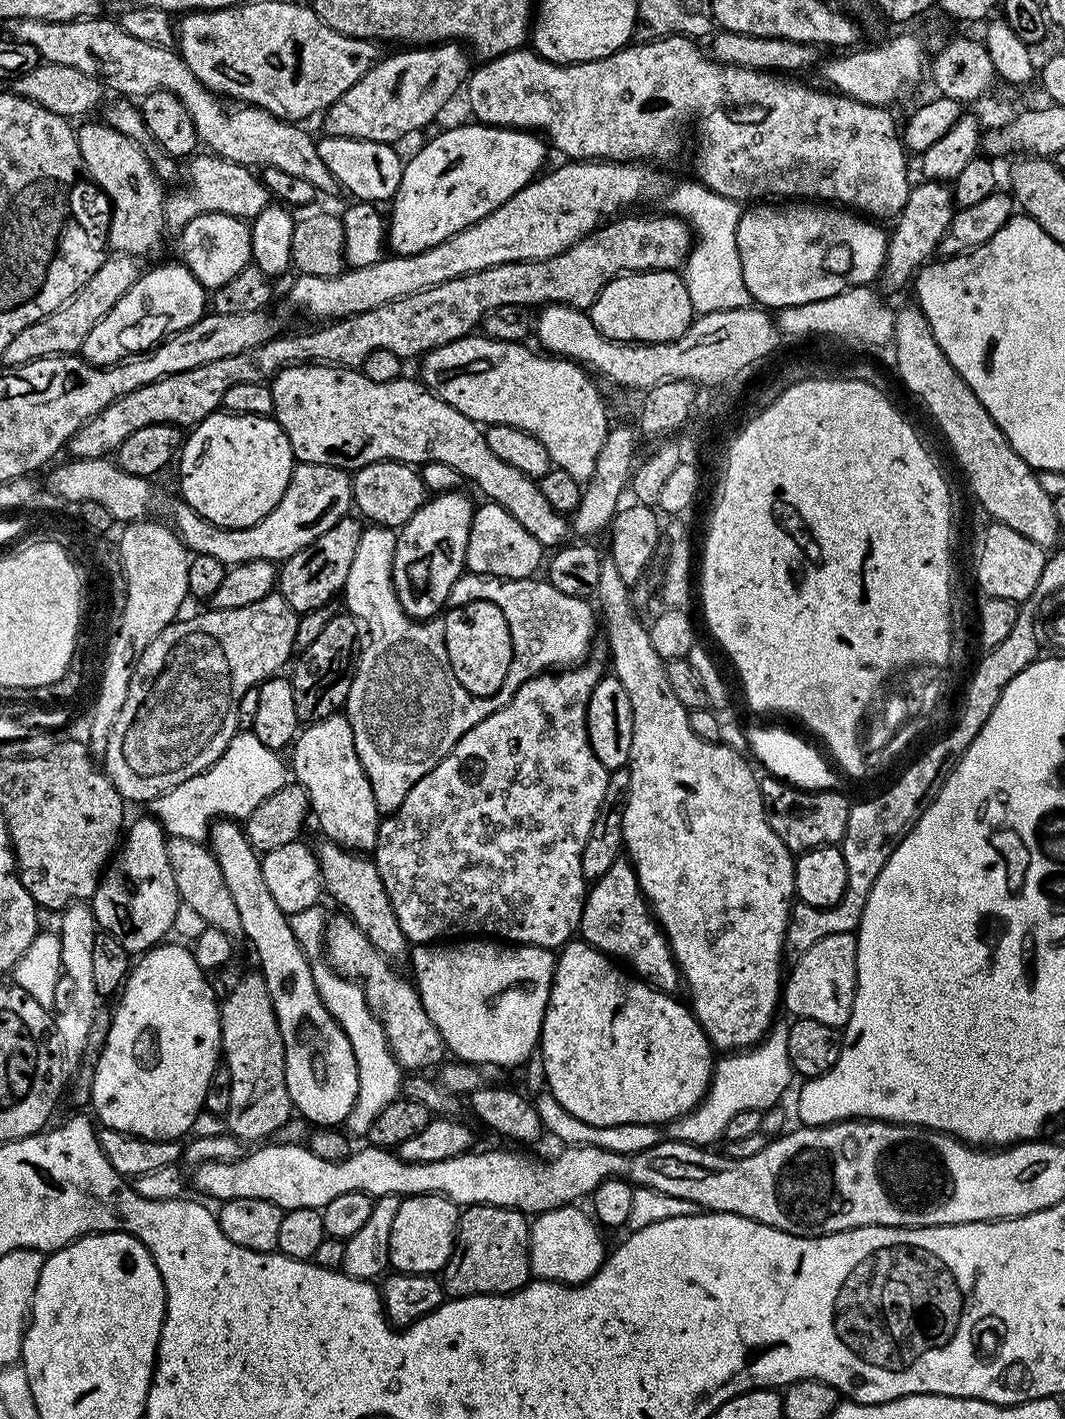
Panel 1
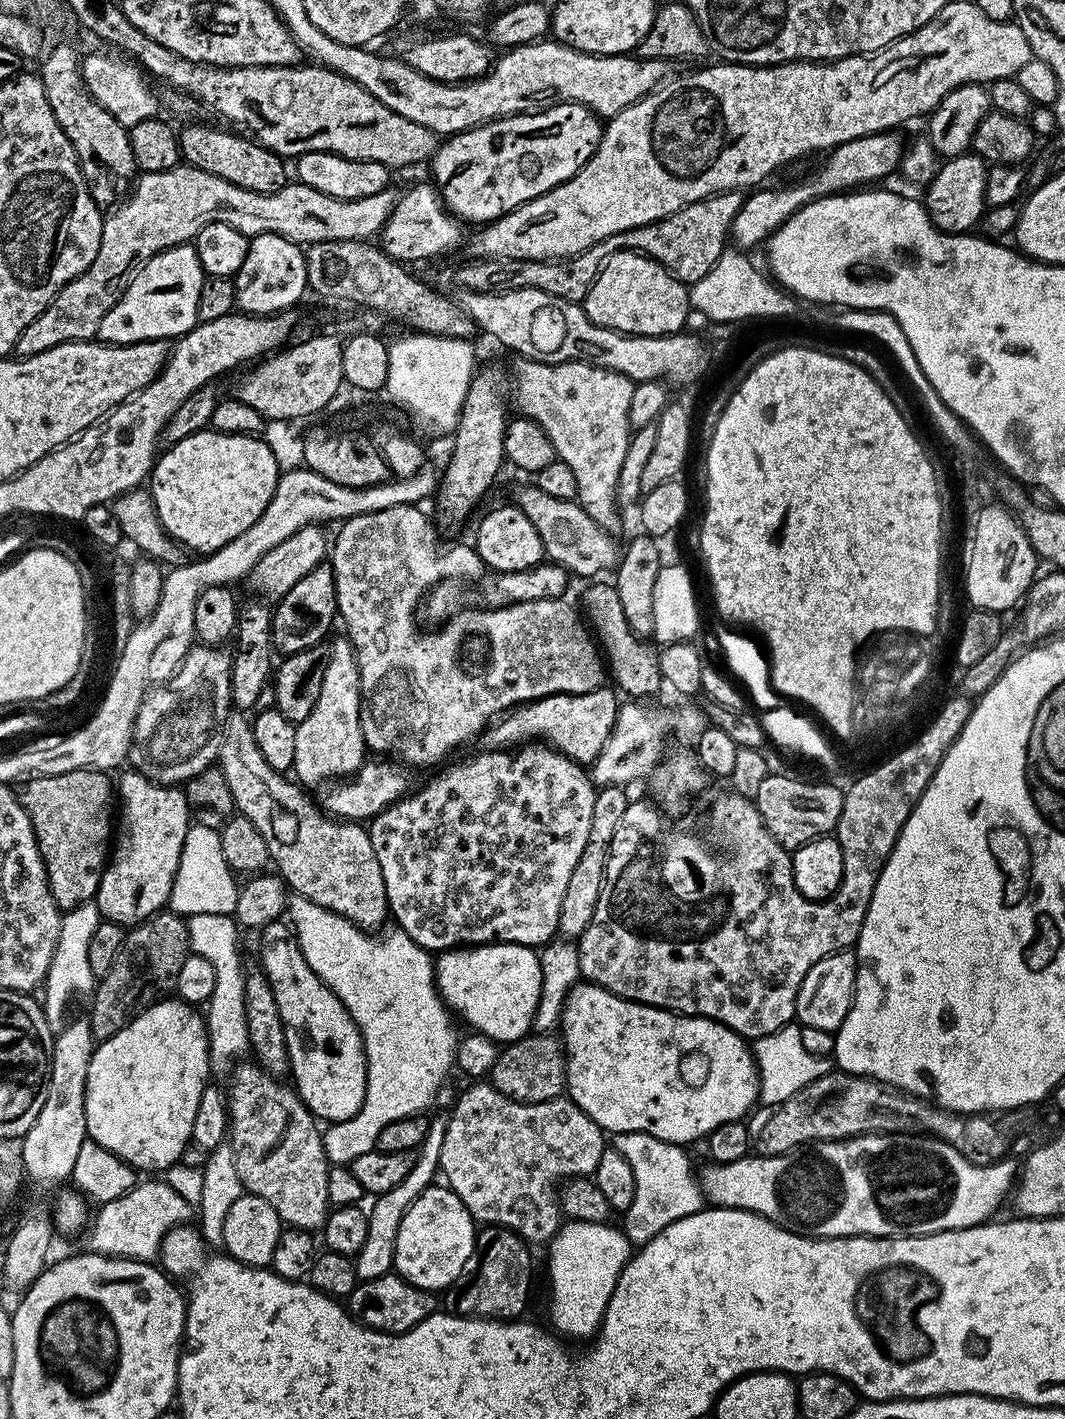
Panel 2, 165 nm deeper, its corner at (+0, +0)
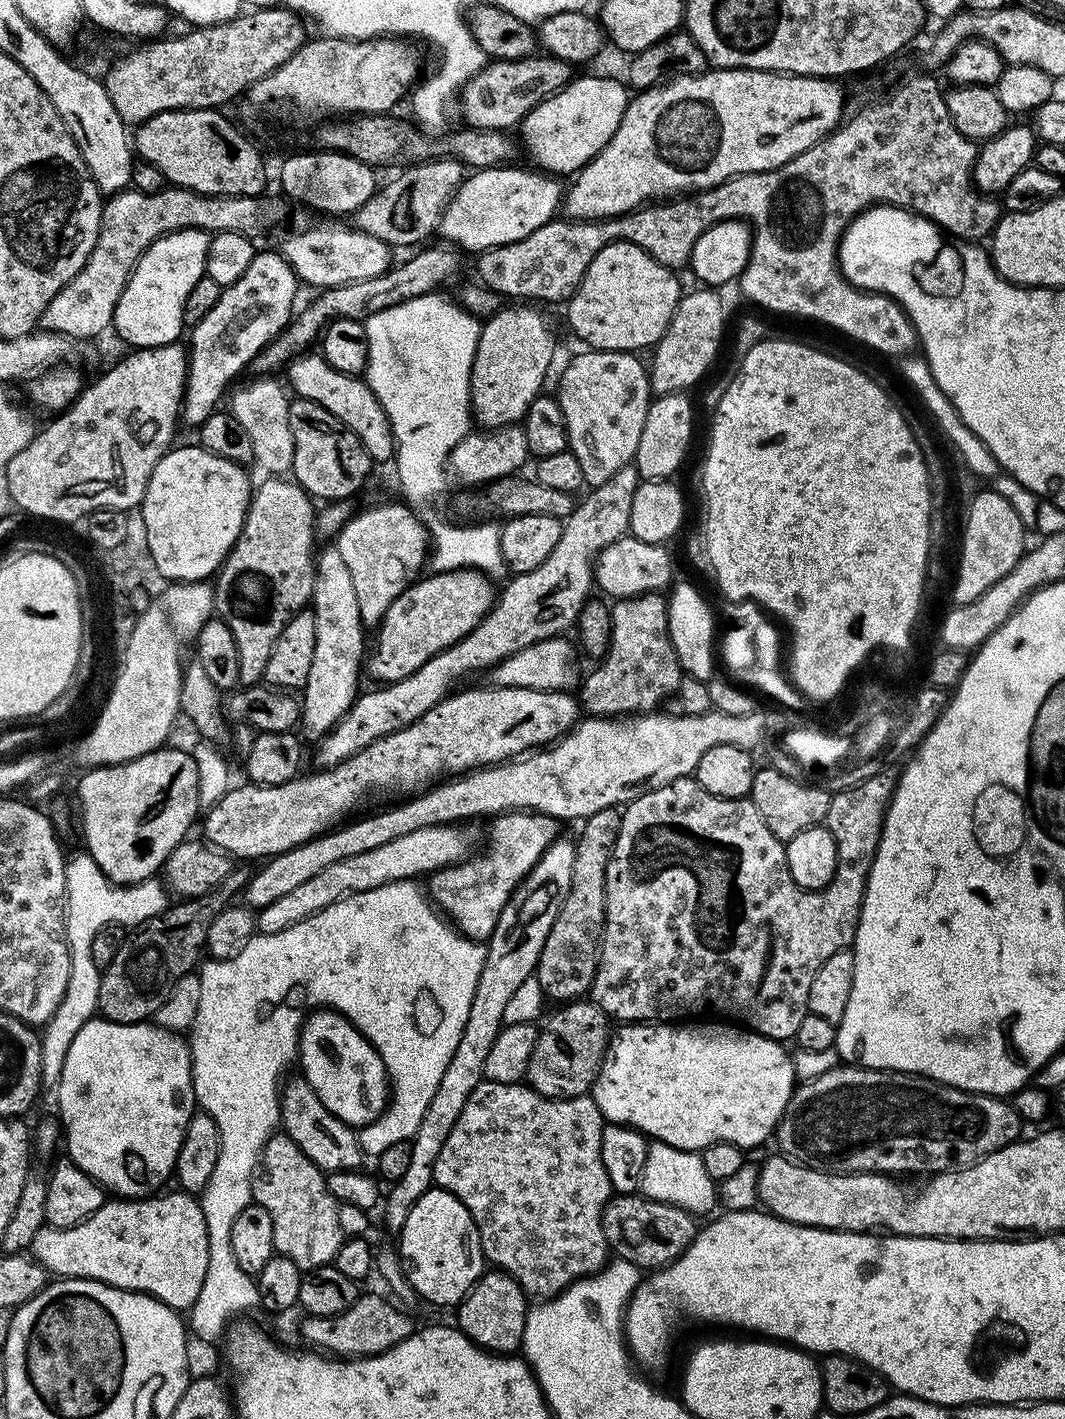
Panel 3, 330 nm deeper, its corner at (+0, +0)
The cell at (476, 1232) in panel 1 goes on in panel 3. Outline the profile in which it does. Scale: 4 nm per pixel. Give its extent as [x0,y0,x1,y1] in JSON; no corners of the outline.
[455,1270,529,1355]

